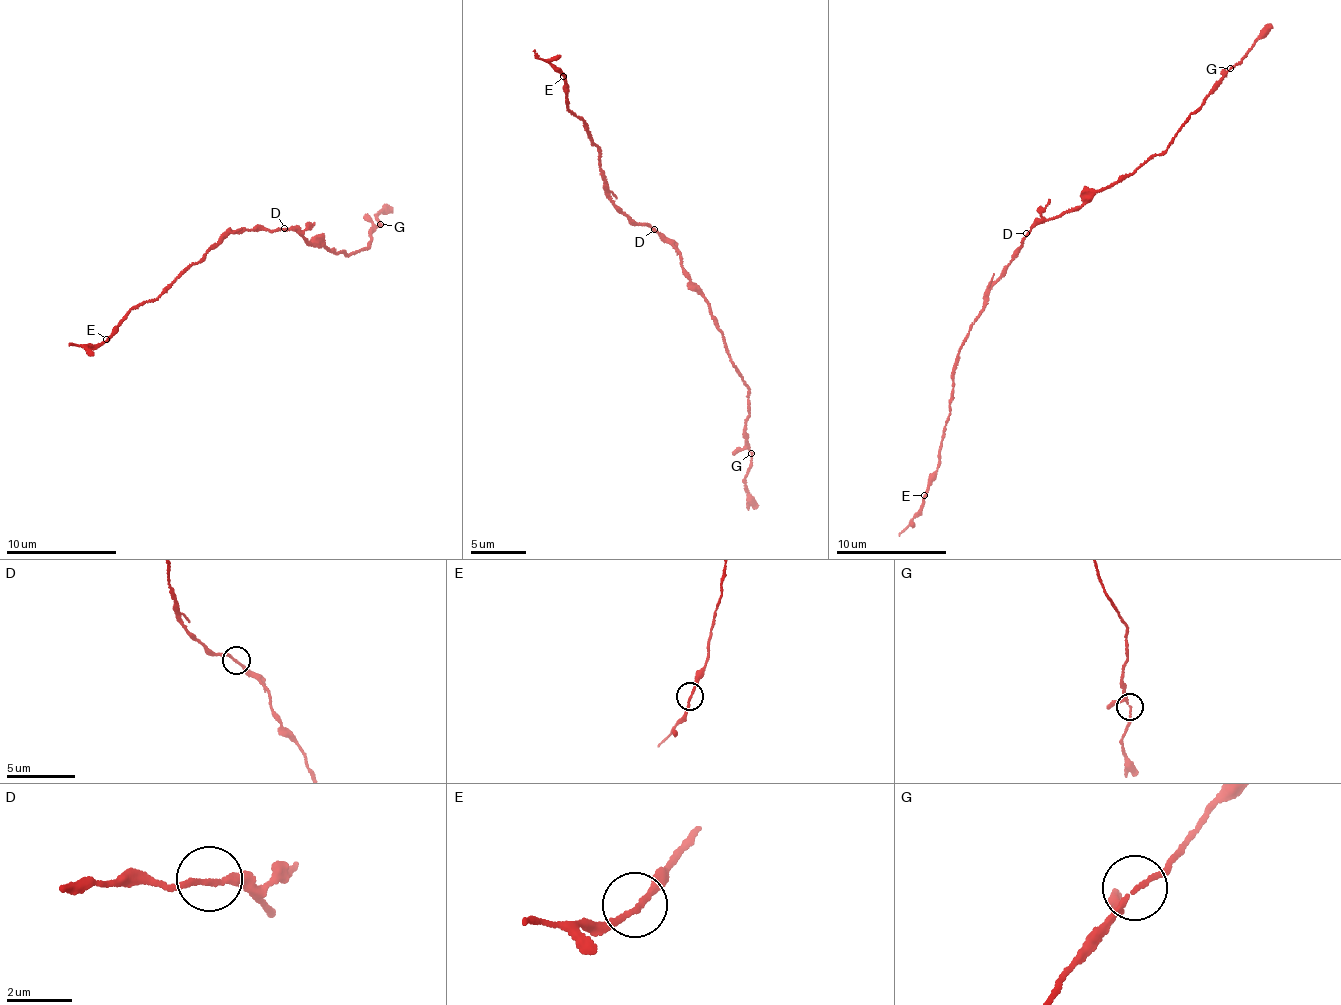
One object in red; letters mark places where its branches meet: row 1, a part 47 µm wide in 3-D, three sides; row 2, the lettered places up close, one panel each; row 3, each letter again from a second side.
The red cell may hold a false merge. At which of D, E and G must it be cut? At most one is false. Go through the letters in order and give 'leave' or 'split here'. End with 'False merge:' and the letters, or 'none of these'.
D: leave
E: leave
G: leave
False merge: none of these

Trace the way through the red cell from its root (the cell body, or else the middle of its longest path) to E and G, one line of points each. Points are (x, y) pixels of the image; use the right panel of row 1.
E: (1023, 238), (960, 346), (935, 478), (924, 495)
G: (1023, 238), (1035, 225), (1077, 207), (1166, 147), (1181, 124), (1202, 105), (1212, 86), (1230, 67)

